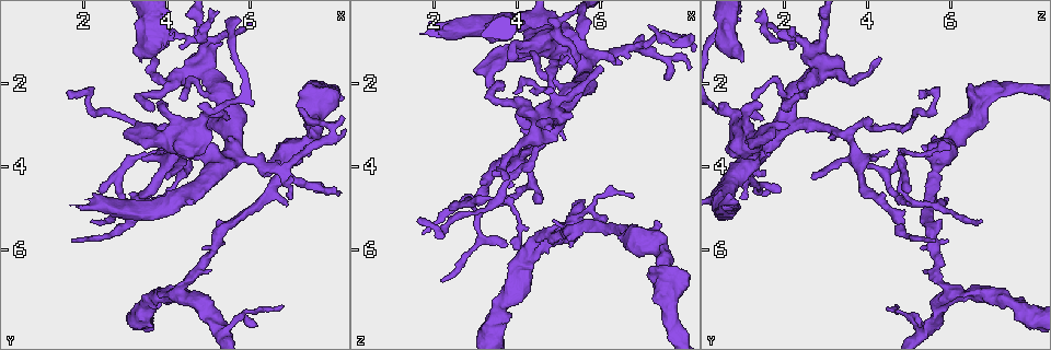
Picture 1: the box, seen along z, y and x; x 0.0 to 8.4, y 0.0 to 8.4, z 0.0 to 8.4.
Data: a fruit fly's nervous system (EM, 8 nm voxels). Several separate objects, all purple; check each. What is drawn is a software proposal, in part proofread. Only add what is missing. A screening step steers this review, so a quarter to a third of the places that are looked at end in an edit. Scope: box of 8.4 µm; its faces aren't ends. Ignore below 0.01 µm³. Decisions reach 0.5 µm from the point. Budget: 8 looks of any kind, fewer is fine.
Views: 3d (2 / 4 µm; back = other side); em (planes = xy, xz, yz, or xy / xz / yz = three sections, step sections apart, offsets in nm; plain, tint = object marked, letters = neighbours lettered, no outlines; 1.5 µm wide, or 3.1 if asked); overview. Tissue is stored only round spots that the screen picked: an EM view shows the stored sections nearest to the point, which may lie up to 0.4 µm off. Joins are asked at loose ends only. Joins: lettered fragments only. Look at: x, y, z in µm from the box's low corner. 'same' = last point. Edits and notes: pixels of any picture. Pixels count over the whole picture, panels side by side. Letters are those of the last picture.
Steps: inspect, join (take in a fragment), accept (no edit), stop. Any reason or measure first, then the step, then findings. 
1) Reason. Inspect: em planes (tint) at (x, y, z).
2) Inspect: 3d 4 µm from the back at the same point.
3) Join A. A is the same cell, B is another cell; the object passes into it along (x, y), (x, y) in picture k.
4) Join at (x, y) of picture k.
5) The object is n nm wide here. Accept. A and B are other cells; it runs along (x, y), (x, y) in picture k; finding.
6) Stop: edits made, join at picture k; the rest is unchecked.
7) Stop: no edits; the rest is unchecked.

Branch stops here. Inspect: 3d 2 µm at (7.50, 4.60, 1.95).

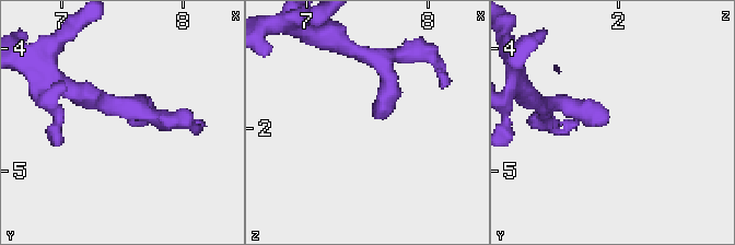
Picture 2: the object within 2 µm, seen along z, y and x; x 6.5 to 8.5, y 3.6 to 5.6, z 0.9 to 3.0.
Now the EM. Inspect: em yz step 4 (tint) at (7.54, 4.58, 1.88).

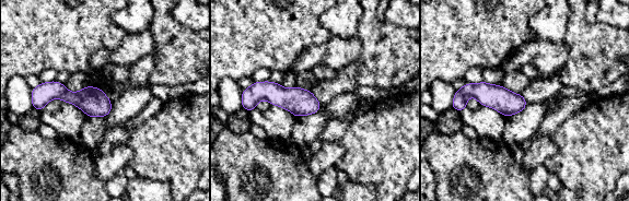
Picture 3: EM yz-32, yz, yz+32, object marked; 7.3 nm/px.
Cut it another way. Inspect: em planes (letters) at the same point.

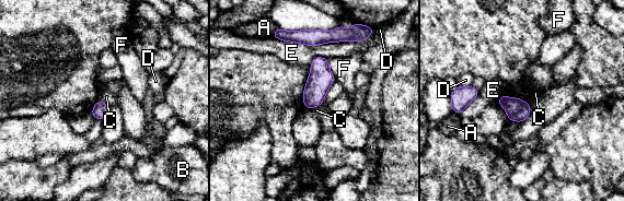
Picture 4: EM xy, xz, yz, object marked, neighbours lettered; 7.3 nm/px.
The longest contact is with E, 550 nm. Accept. A, B, C, D, E and F are other cells; a border runs along (99, 99), (110, 106) in picture 4; no lettered fragment goes on from it.

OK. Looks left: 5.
Stops while still wide. Inspect: 3d 2 µm at (5.60, 3.95, 1.00).

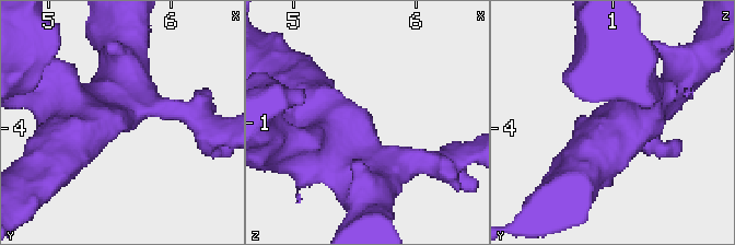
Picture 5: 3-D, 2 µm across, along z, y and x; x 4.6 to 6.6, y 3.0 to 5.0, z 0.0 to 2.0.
Need the tissue. Inspect: em planes (letters) at (5.64, 3.92, 1.00).

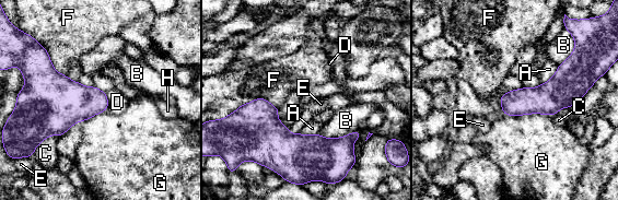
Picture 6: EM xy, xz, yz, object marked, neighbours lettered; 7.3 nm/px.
Accept. A, B, C, D, E, F, G and H are other cells; a border runs along (105, 93), (107, 109) in picture 6; no lettered fragment goes on from it.

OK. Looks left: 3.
Tapers out. Inspect: 3d 2 µm from the back at (4.65, 3.90, 4.80).

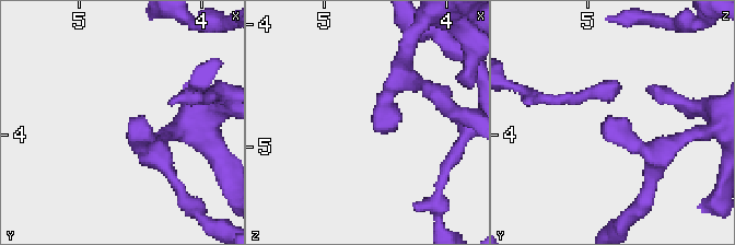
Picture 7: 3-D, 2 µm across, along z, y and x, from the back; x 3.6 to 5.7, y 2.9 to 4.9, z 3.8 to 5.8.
Need the tissue. Inspect: em xz step 8 (tint) at (4.60, 3.88, 4.82).

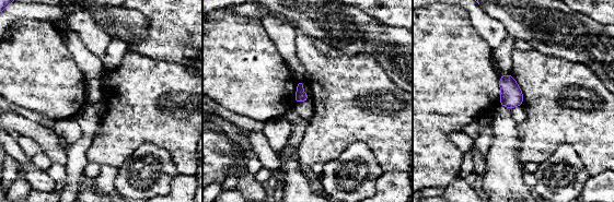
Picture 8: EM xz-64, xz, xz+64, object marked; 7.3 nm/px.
Another direction. Inspect: em planes (letters) at the same point.

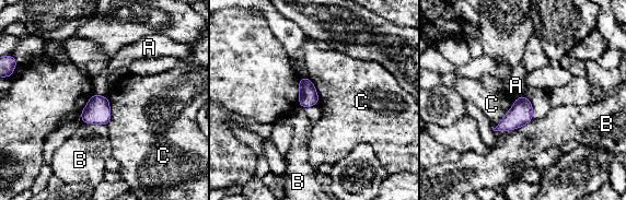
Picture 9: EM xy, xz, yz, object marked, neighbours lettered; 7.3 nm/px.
Accept. A, B and C are other cells; a border runs along (518, 97), (501, 120), (491, 127) in picture 9; none of them fits.

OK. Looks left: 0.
Stop: no edits; the rest is unchecked.

